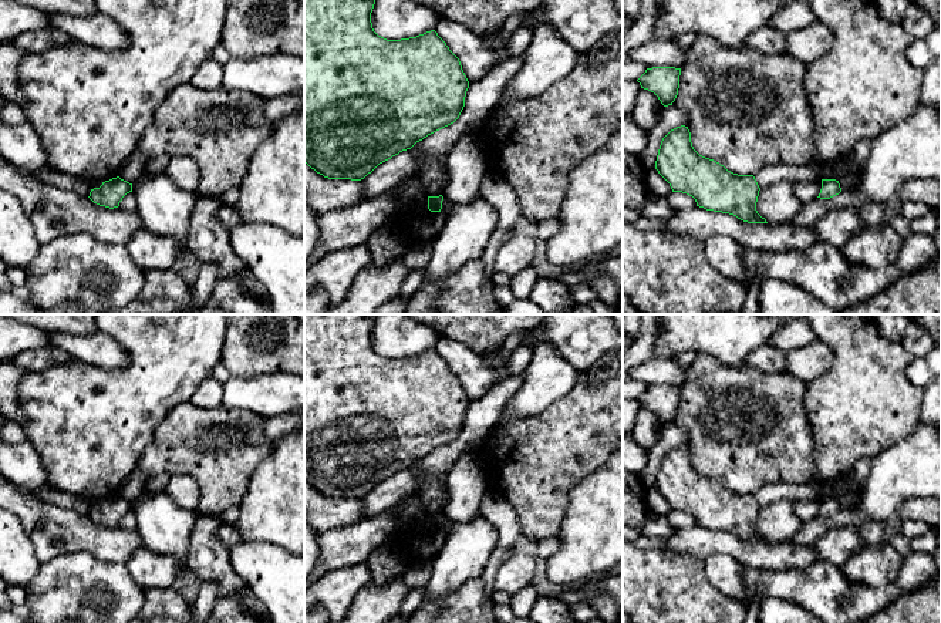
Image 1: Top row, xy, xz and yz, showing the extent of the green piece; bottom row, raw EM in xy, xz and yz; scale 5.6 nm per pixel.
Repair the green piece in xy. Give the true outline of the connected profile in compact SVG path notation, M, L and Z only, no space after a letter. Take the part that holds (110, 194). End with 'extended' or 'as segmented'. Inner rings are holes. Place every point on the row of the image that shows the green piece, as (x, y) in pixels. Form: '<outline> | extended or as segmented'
M119 176L102 182L100 188L94 188L90 192L90 199L109 209L118 208L122 198L132 192L132 183L121 179Z | as segmented

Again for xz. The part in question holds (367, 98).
M304 0L304 164L328 179L361 181L380 164L402 151L411 149L428 135L453 124L463 107L469 81L459 58L449 50L435 30L416 37L387 40L378 36L371 23L375 0Z | as segmented

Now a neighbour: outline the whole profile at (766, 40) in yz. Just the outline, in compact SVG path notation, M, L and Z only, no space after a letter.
M770 26L760 27L746 37L745 47L763 54L782 54L786 50L786 34Z

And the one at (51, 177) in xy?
M44 169L37 174L30 174L30 175L36 176L37 179L48 185L74 192L81 196L88 198L91 192L91 185L88 182L80 181L75 176L67 175L64 172L58 172L55 169Z

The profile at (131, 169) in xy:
M135 149L122 164L118 176L129 183L134 183L141 176L144 166L149 159L149 156Z

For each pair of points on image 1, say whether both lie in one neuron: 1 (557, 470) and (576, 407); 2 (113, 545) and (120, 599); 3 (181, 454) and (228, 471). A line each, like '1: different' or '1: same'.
1: same
2: different
3: same

